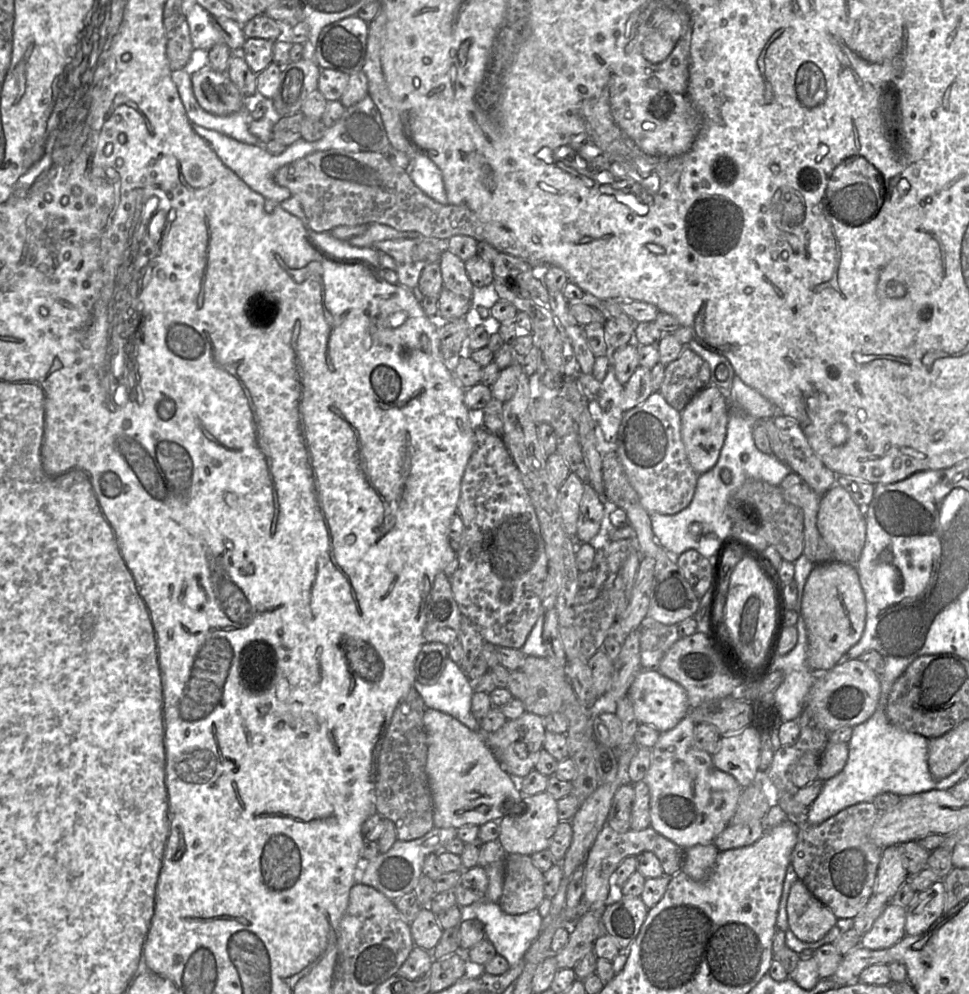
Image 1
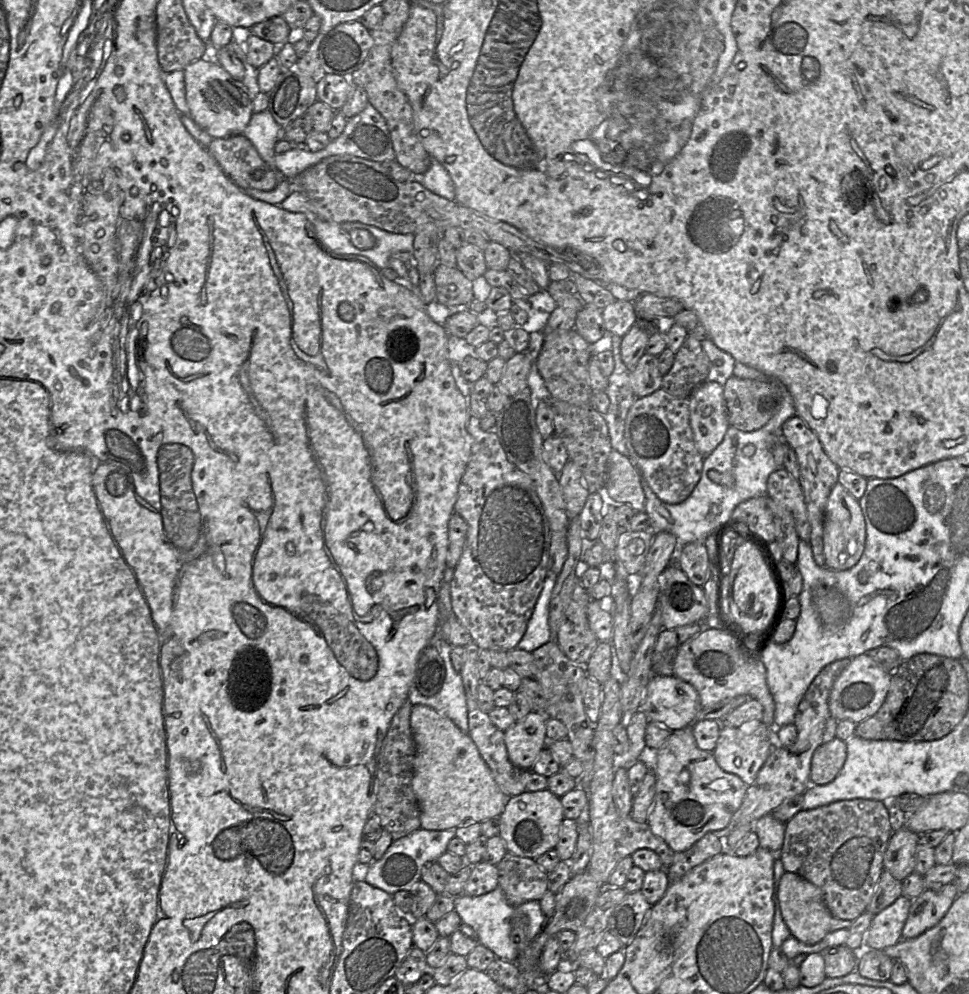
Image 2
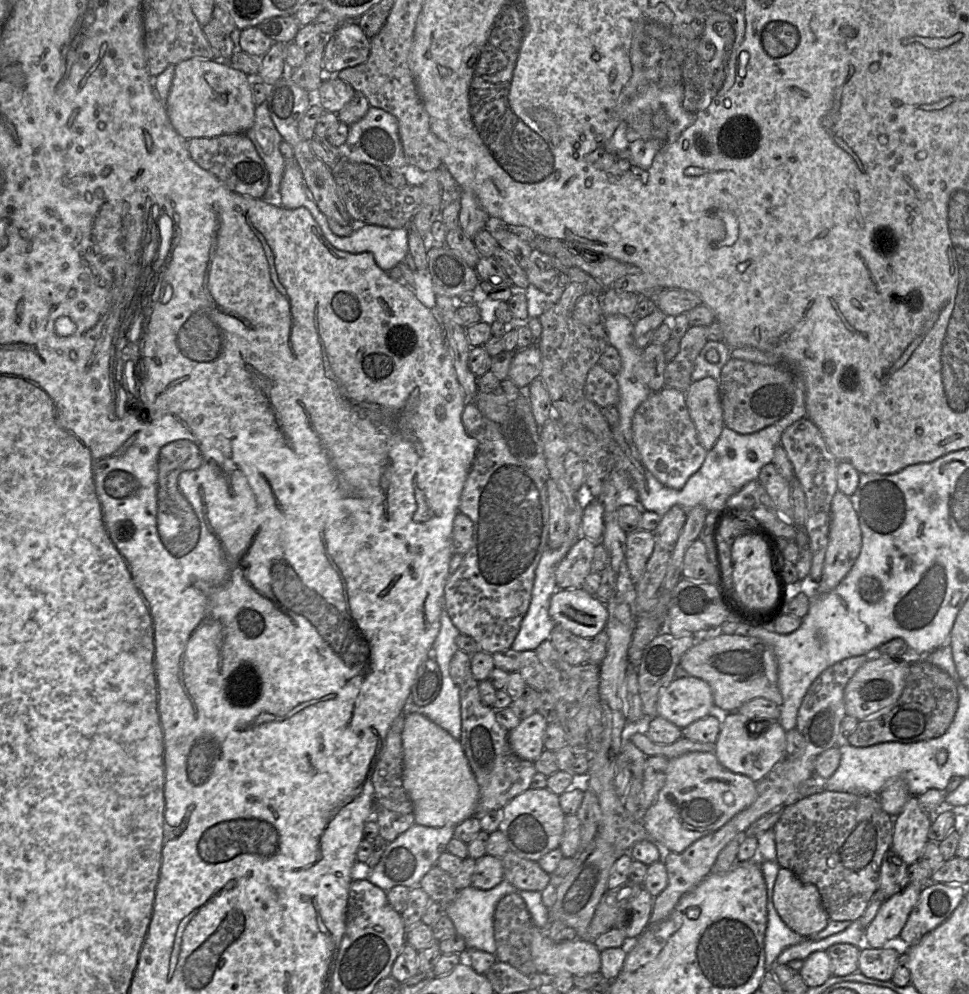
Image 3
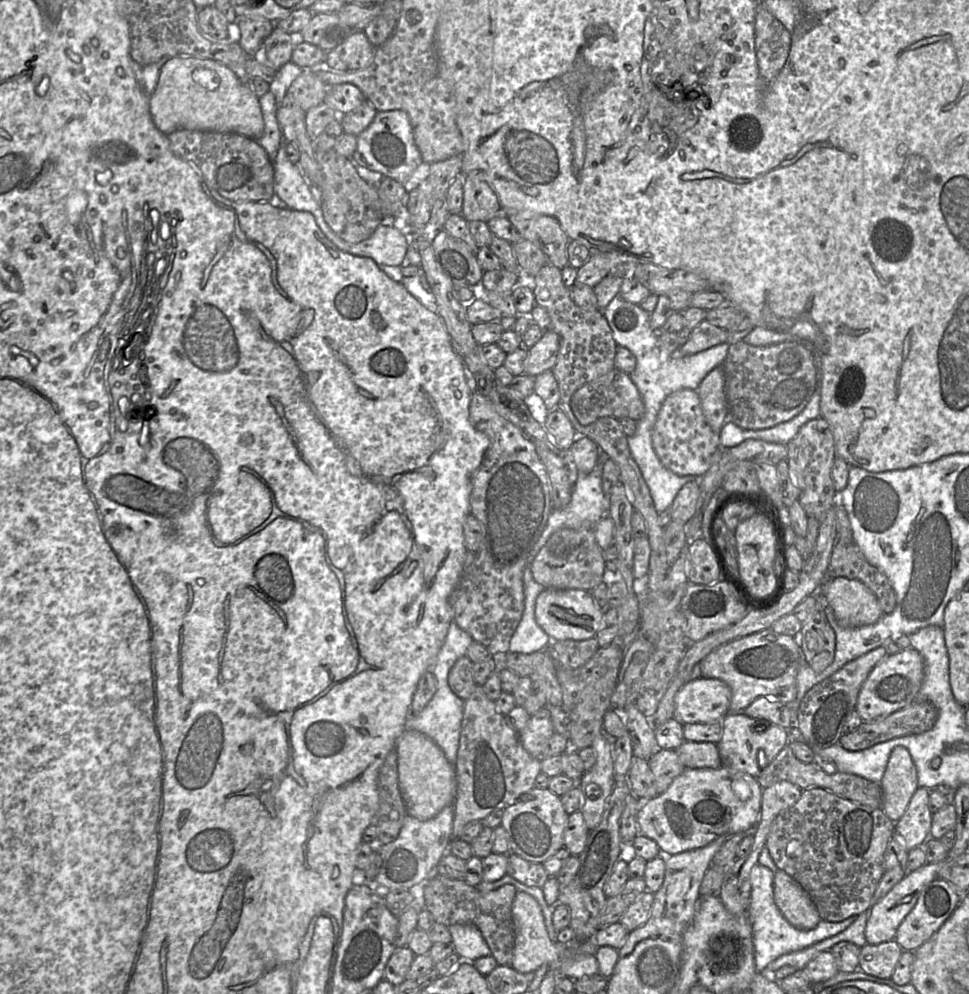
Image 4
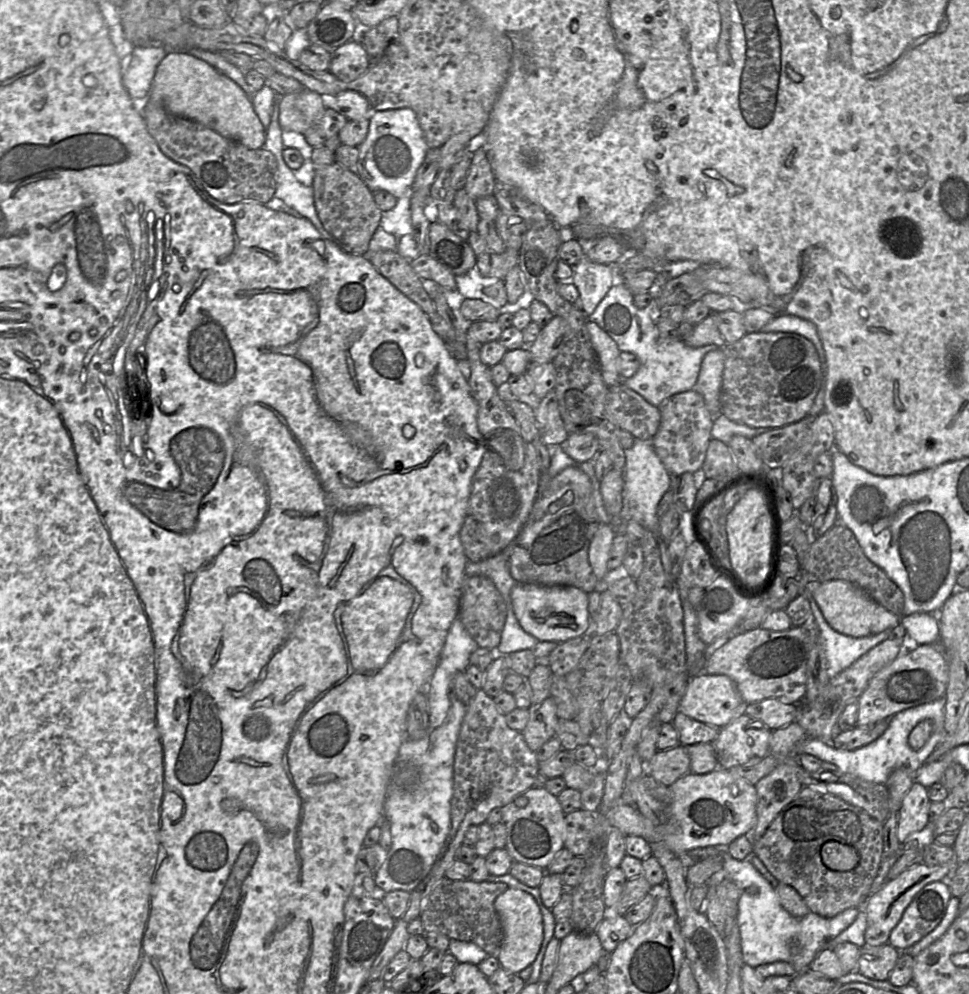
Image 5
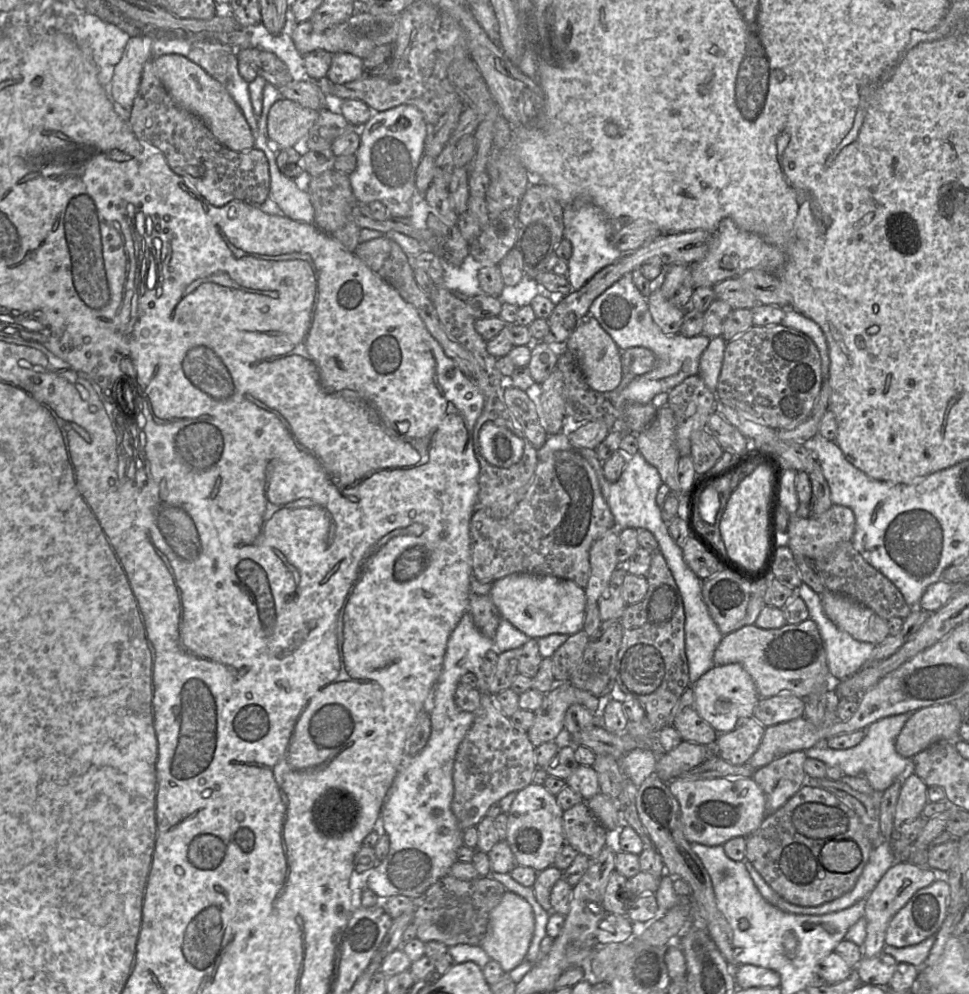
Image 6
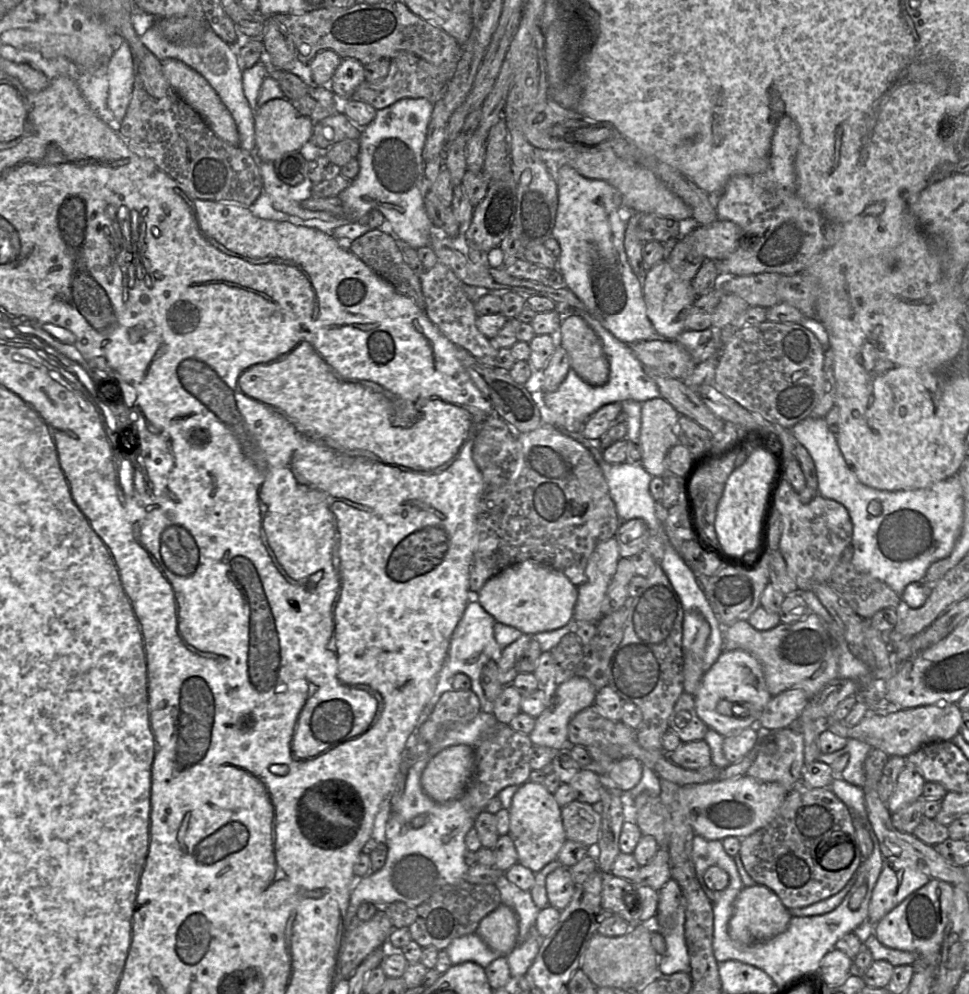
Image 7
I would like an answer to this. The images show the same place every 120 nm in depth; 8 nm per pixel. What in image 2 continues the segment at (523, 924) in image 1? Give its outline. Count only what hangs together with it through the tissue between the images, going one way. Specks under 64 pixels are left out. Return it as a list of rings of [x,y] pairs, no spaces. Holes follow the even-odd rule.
[[[500,887],[479,896],[459,895],[454,898],[454,910],[459,914],[462,923],[469,925],[477,933],[479,943],[492,950],[497,958],[513,963],[516,963],[519,956],[519,948],[517,943],[511,939],[511,919],[515,915],[527,916],[527,940],[531,941],[546,918],[539,901],[531,900],[518,906],[512,906],[506,900]]]

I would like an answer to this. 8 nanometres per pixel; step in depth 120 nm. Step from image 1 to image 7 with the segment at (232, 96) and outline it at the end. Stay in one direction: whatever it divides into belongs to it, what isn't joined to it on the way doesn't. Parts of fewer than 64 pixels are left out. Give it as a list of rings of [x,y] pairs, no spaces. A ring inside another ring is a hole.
[[[169,58],[161,62],[164,75],[175,92],[206,122],[213,133],[232,146],[239,146],[235,120],[207,80],[184,62]]]

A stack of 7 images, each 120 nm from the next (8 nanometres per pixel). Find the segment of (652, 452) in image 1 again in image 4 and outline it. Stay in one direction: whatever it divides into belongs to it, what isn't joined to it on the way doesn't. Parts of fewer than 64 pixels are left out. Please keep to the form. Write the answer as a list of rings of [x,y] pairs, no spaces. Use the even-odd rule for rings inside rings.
[[[681,389],[663,402],[652,432],[652,446],[662,465],[679,476],[700,478],[719,451],[718,434],[708,424],[697,391]]]

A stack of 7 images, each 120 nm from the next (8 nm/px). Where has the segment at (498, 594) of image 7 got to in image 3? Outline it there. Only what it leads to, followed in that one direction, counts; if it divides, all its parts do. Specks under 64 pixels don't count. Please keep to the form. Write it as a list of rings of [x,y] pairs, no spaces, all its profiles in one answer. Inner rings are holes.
[[[583,588],[557,590],[550,599],[549,614],[556,625],[592,639],[606,628],[607,606]]]

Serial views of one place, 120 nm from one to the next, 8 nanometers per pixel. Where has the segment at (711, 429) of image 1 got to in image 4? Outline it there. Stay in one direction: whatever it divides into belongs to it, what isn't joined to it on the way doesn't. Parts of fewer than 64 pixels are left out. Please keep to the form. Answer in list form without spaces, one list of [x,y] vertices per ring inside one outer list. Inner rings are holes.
[[[722,366],[714,368],[706,375],[700,383],[697,393],[708,424],[718,434],[728,420],[728,405]]]

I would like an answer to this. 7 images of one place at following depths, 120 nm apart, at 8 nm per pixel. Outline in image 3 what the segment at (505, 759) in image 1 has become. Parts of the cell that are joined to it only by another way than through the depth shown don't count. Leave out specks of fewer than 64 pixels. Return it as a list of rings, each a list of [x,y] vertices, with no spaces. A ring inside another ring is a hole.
[[[537,711],[521,720],[519,725],[509,732],[509,743],[514,753],[524,760],[535,762],[545,749],[544,743],[547,727],[548,722]]]

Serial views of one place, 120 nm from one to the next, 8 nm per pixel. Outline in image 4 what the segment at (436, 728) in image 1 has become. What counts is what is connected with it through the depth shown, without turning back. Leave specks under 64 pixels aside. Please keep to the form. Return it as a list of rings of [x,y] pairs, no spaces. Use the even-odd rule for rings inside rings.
[[[404,730],[397,740],[398,786],[407,815],[419,820],[435,817],[444,807],[453,805],[457,792],[455,767],[441,748],[427,735]]]

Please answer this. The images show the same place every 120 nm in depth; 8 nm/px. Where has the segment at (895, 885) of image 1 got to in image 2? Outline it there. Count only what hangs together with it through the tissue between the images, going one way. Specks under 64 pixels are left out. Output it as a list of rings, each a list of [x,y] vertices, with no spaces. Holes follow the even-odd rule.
[[[902,827],[893,832],[884,855],[884,870],[903,882],[915,870],[920,835]]]

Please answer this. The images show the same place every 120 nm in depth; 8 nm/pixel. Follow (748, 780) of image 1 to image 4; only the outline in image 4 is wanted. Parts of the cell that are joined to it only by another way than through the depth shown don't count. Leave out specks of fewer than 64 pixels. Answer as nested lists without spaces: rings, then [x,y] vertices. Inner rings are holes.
[[[729,712],[724,717],[721,739],[717,743],[723,766],[746,772],[757,778],[761,771],[789,743],[789,732],[786,728],[773,723],[768,725],[755,724],[760,719],[762,718],[753,718],[743,712]]]

